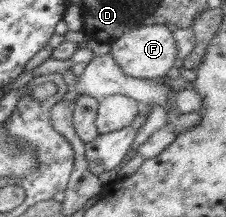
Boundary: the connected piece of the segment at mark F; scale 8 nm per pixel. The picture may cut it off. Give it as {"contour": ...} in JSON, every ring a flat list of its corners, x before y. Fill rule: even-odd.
{"contour":[[161,24,126,30,110,42,109,53,126,76,142,79,158,79,167,76,178,57,178,48,173,33]]}

